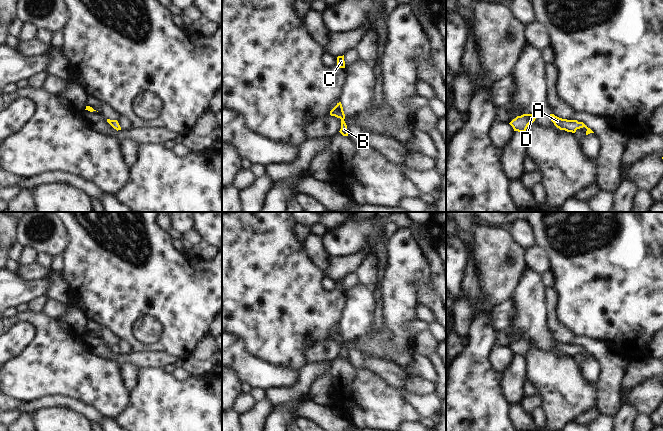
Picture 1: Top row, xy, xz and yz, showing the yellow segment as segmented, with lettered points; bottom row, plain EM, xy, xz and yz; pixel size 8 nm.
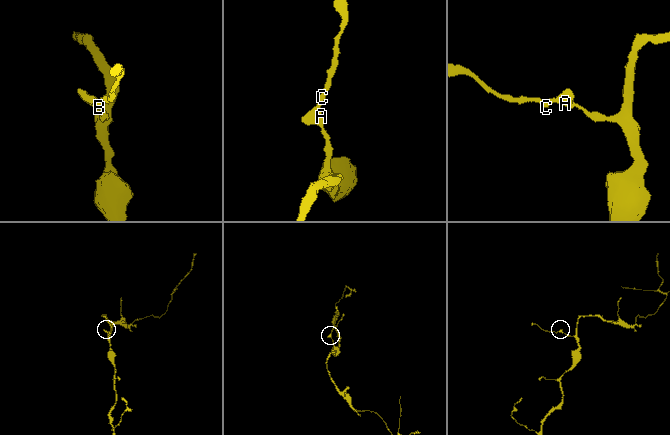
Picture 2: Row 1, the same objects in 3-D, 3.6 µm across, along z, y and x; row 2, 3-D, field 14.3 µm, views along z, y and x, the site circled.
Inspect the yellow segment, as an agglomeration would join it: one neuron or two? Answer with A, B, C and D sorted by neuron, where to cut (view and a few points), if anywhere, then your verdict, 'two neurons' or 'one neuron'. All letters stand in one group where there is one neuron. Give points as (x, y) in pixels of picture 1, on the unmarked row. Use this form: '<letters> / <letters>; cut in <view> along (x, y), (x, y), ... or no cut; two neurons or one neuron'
A B C D; no cut; one neuron

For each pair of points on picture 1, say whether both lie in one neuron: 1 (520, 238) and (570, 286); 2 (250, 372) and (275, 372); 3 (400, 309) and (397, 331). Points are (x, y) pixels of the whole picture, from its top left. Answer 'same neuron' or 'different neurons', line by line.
1: different neurons
2: same neuron
3: same neuron

